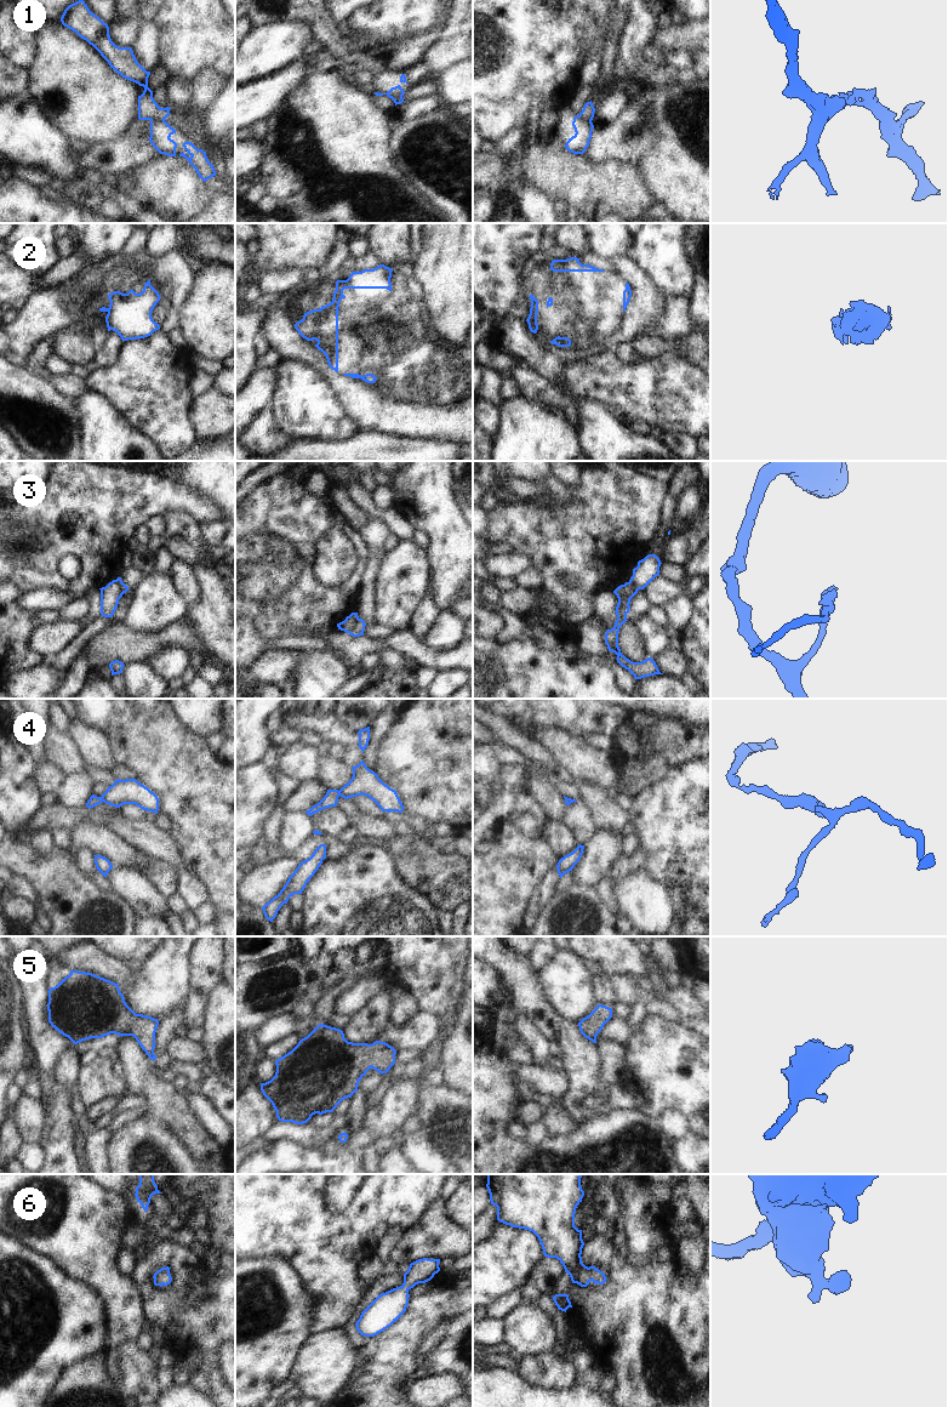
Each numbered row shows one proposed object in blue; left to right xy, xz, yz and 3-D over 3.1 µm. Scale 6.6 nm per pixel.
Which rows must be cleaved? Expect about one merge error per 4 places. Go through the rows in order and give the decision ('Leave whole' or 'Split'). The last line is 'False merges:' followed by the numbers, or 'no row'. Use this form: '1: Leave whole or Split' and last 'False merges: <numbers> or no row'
1: Split
2: Split
3: Split
4: Leave whole
5: Leave whole
6: Leave whole
False merges: 1, 2, 3.

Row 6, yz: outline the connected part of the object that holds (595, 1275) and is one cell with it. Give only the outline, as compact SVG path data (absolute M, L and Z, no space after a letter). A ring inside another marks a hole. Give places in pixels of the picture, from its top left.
M487 1174L486 1187L491 1204L497 1207L497 1220L513 1227L532 1231L539 1240L544 1257L556 1258L571 1277L572 1283L587 1287L590 1281L599 1284L606 1276L595 1266L582 1263L582 1230L575 1226L575 1213L584 1191L581 1174Z

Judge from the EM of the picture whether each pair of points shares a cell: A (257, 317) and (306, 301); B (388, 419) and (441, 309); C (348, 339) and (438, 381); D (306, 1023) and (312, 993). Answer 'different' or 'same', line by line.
A: different
B: different
C: same
D: same

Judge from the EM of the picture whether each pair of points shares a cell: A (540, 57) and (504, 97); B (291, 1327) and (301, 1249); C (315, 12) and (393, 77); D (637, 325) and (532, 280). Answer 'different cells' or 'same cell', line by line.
A: same cell
B: different cells
C: same cell
D: same cell

